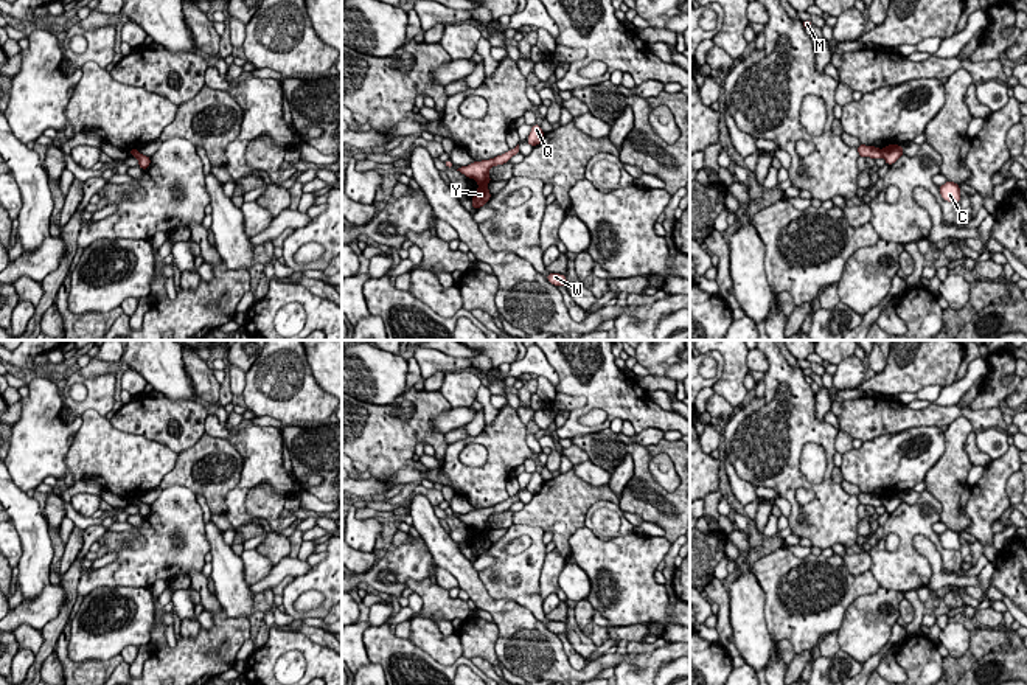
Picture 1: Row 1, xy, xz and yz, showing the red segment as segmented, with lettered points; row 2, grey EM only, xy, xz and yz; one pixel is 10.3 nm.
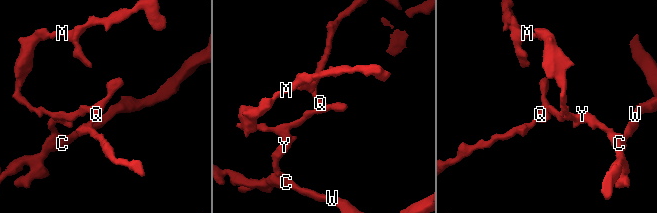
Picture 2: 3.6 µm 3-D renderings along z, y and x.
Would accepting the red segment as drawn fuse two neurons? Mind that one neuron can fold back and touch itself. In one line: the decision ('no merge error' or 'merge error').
merge error

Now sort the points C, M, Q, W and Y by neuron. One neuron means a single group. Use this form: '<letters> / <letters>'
C W Y / M Q

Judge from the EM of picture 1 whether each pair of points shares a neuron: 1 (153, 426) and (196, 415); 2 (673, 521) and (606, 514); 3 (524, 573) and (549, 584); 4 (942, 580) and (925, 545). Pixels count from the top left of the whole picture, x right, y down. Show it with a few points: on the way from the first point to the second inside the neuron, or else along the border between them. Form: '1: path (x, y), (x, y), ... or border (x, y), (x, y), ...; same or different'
1: path (163, 423), (182, 423), (185, 420); same
2: border (617, 505), (623, 513); different
3: border (546, 555), (539, 578), (539, 595), (543, 598); different
4: path (937, 572), (931, 553); same

